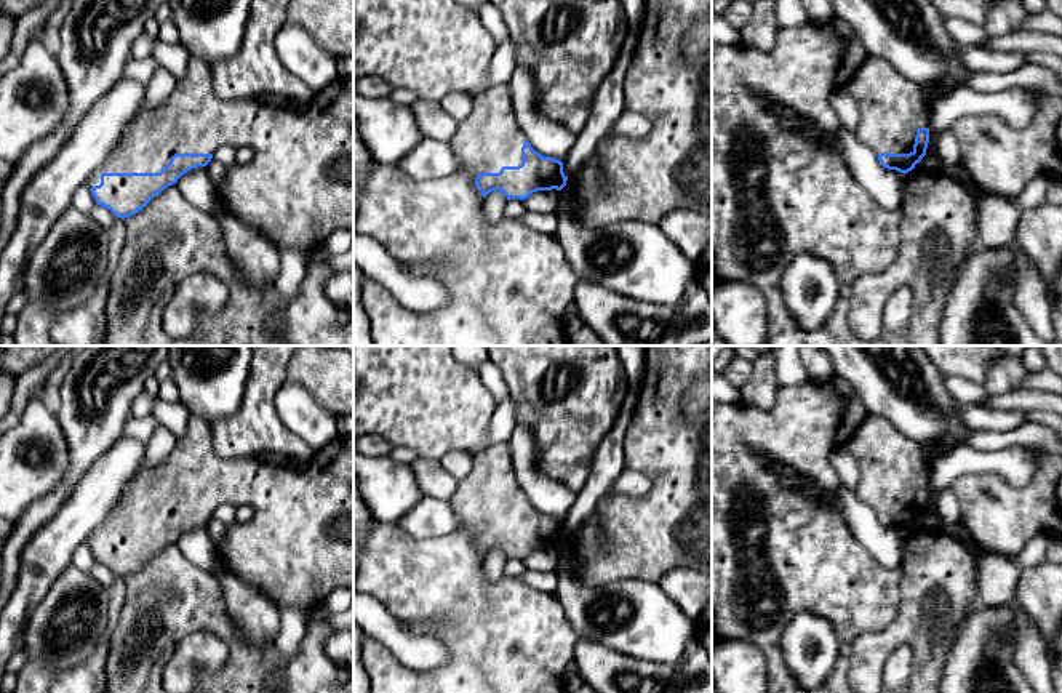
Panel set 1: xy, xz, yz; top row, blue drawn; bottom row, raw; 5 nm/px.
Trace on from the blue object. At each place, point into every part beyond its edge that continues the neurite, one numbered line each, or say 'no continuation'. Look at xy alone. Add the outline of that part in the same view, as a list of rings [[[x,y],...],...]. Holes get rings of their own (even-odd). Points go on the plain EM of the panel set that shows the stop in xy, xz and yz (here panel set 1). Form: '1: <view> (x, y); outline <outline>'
1: xy (299, 544); outline [[[190,416],[186,432],[176,439],[174,448],[170,451],[168,458],[157,467],[149,467],[146,463],[141,466],[134,479],[128,483],[122,495],[122,499],[110,511],[109,517],[90,533],[86,544],[91,547],[101,543],[102,531],[160,531],[163,525],[170,522],[174,512],[214,512],[219,506],[251,506],[254,509],[254,517],[250,523],[229,527],[224,539],[218,546],[219,565],[226,567],[232,575],[235,575],[243,583],[258,589],[264,597],[270,599],[278,608],[281,607],[301,607],[301,608],[317,608],[328,597],[328,594],[339,587],[353,587],[353,437],[339,437],[329,442],[321,450],[318,450],[305,464],[272,464],[264,461],[261,456],[221,456],[213,447],[213,437],[210,426],[198,416]]]

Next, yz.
1: yz (891, 468); outline [[[868,415],[844,448],[859,467],[854,491],[876,514],[913,511],[916,488],[929,487],[929,464],[920,447],[883,416]]]

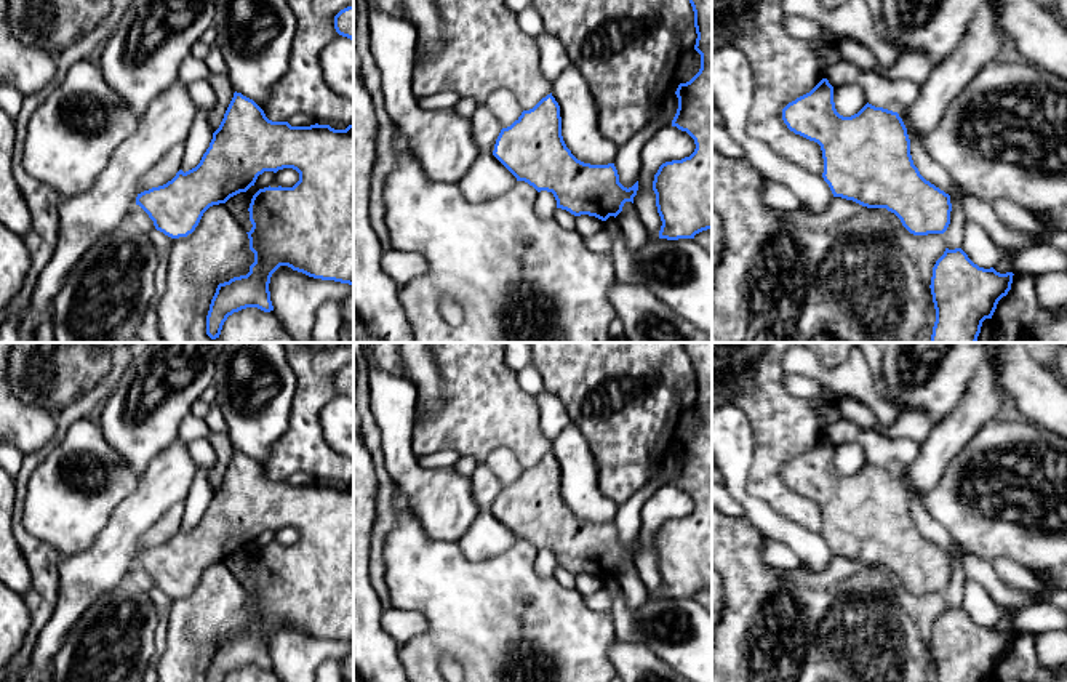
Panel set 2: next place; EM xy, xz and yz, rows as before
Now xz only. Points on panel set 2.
no continuation

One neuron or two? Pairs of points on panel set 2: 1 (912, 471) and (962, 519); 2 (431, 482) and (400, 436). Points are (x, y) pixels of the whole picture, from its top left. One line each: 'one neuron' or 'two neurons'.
1: two neurons
2: one neuron

